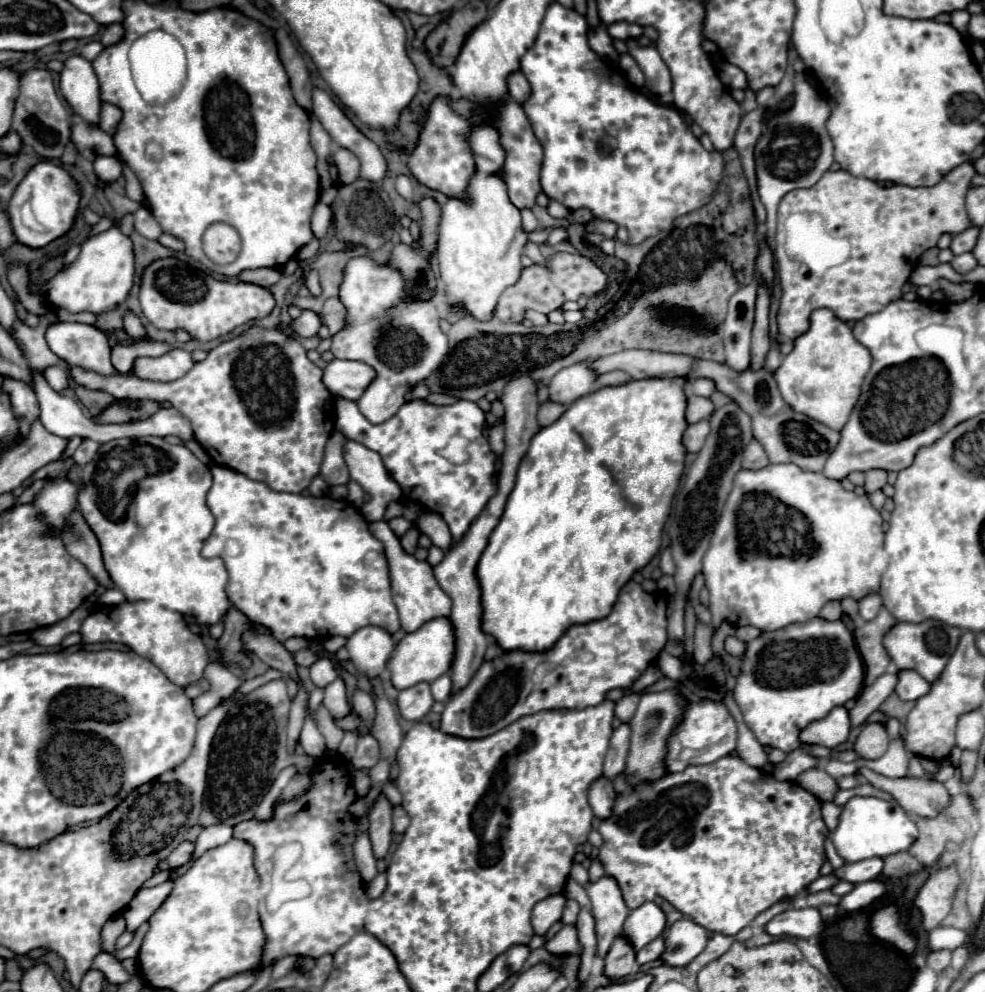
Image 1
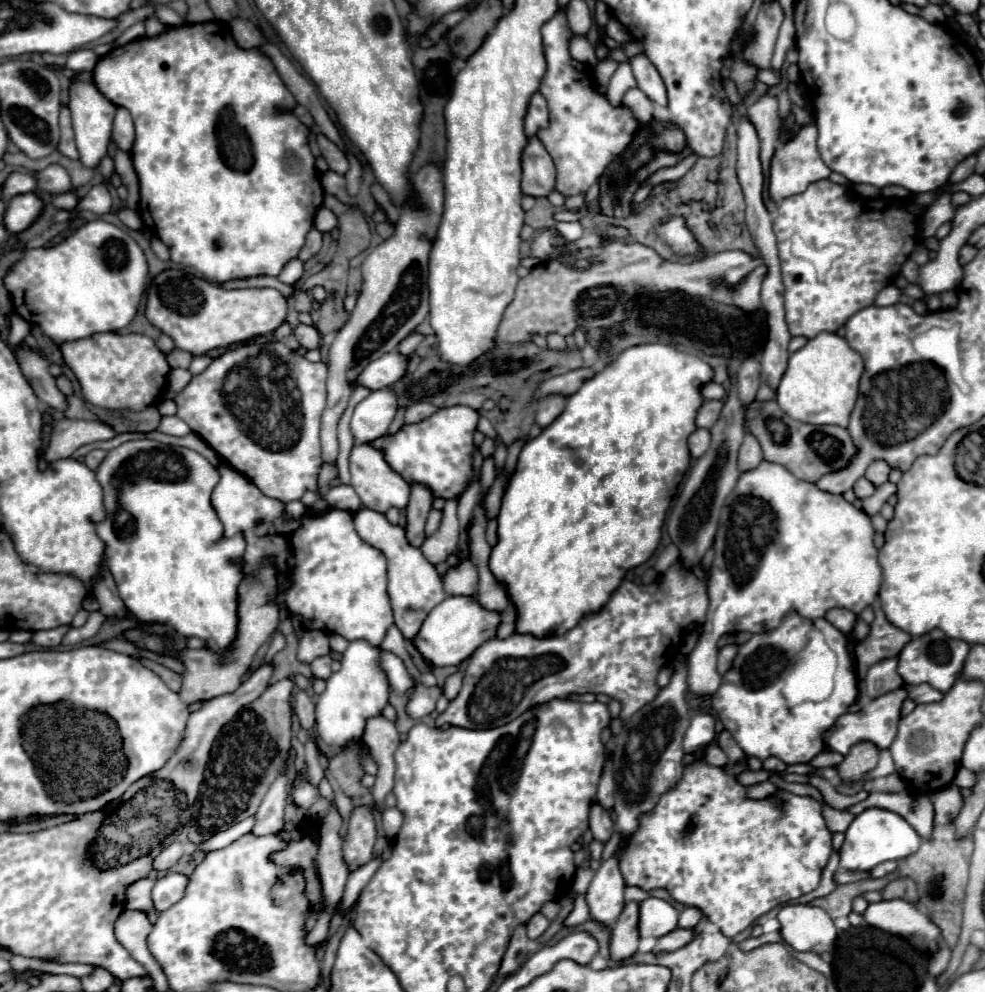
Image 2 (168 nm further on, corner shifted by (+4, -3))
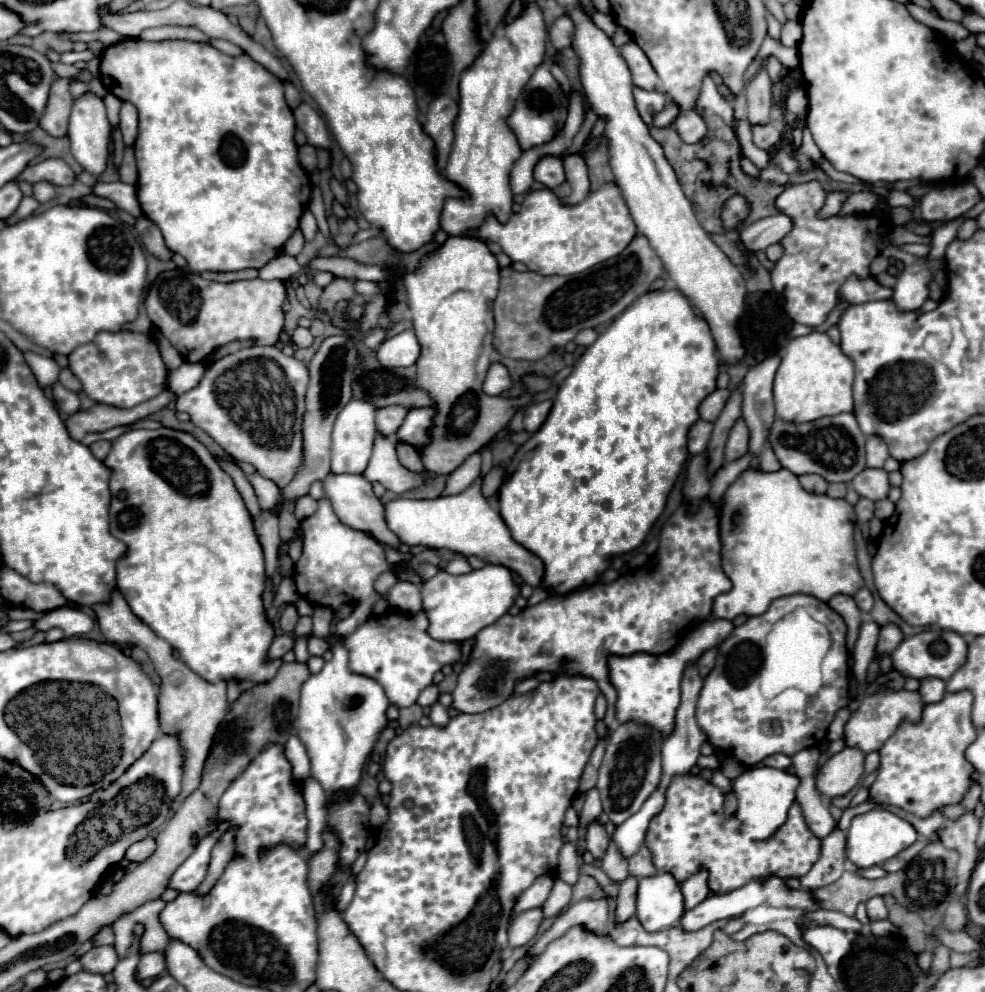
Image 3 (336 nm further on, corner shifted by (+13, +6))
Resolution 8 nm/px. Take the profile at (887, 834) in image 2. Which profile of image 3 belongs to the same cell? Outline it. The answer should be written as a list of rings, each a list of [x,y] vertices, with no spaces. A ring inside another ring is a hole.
[[[873,808],[865,814],[859,814],[851,820],[849,832],[847,832],[847,846],[845,846],[845,856],[851,864],[865,868],[865,866],[873,866],[873,864],[881,864],[887,858],[897,856],[903,848],[911,846],[915,840],[919,838],[917,830],[903,818],[899,818],[893,812],[887,810],[879,810]]]

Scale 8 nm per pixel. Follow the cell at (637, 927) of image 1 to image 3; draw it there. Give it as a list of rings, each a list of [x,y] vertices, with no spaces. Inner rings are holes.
[[[657,874],[639,880],[637,918],[647,932],[675,926],[683,916],[681,886],[671,874]]]

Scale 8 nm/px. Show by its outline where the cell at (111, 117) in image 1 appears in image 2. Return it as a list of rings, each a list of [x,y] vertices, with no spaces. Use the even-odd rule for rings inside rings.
[[[118,107],[116,111],[116,119],[114,119],[114,135],[112,135],[114,143],[118,145],[118,149],[130,153],[132,145],[134,145],[134,121],[128,109]]]

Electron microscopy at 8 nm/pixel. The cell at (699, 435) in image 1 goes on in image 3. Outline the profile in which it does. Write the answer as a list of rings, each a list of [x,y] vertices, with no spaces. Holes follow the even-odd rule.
[[[697,420],[691,430],[689,430],[689,440],[687,440],[687,448],[689,448],[689,454],[697,454],[697,452],[703,452],[709,444],[709,438],[711,438],[711,432],[713,432],[713,424],[711,422],[705,422],[705,420]]]

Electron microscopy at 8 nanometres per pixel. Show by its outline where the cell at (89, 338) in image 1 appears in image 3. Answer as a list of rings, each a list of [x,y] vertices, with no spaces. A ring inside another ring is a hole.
[[[131,330],[97,332],[95,342],[81,344],[69,354],[69,368],[91,400],[117,408],[133,408],[163,392],[167,384],[167,368],[153,338]]]

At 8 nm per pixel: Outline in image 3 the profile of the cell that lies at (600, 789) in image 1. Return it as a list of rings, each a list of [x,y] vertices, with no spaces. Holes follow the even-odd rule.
[[[595,820],[593,824],[587,826],[587,836],[585,836],[585,840],[587,840],[587,850],[593,854],[595,860],[599,860],[599,858],[603,858],[603,854],[605,854],[607,844],[609,844],[611,838],[609,838],[605,826]]]

